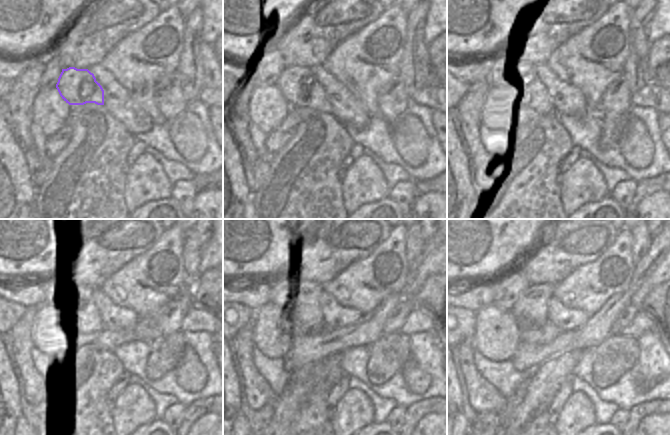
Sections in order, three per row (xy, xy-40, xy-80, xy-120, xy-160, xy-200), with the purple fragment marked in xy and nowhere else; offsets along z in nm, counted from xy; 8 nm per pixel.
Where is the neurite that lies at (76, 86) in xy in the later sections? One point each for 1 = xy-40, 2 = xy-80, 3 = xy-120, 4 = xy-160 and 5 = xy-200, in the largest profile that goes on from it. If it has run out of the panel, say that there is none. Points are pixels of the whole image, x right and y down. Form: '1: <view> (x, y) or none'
1: xy-40 (297, 84)
2: xy-80 (523, 87)
3: xy-120 (92, 323)
4: xy-160 (315, 322)
5: xy-200 (530, 310)

